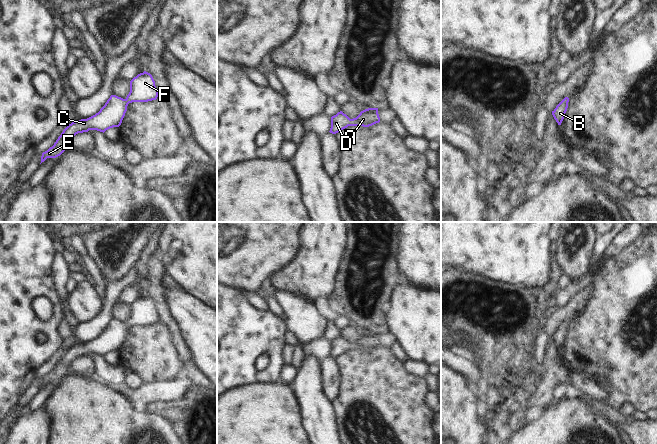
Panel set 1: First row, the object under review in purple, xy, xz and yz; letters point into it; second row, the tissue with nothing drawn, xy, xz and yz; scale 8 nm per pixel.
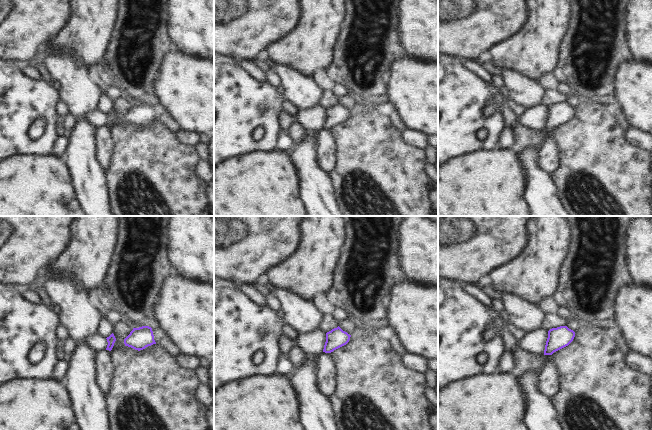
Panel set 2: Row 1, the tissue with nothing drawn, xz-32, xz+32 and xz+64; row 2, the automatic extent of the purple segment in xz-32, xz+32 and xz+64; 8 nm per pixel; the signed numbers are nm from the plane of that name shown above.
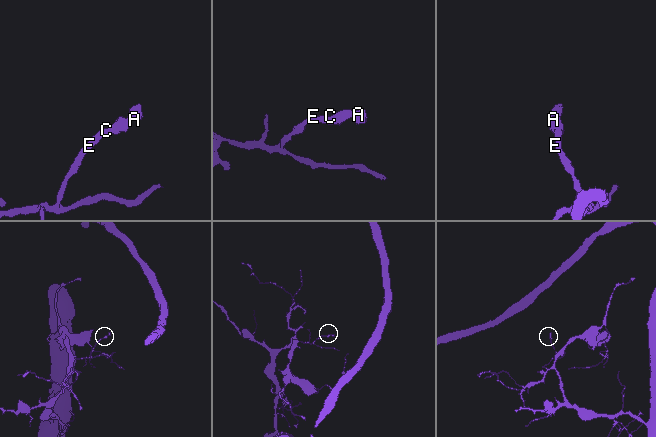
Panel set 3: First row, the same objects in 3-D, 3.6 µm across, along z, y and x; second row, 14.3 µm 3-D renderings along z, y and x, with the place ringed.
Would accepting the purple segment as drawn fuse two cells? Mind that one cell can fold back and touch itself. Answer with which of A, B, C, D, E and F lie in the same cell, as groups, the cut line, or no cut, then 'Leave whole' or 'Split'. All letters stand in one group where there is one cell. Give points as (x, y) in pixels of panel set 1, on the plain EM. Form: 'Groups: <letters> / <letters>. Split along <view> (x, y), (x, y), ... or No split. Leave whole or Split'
Groups: A B C D E F. No split. Leave whole

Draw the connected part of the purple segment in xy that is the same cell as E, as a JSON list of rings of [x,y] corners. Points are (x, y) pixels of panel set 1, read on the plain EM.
[[[146,295],[138,298],[130,305],[130,316],[125,323],[111,319],[98,337],[69,348],[58,361],[56,366],[47,375],[42,377],[41,387],[47,382],[56,382],[68,374],[70,364],[78,357],[97,354],[106,354],[119,351],[127,335],[127,330],[132,326],[148,326],[156,324],[159,320],[152,299]]]

